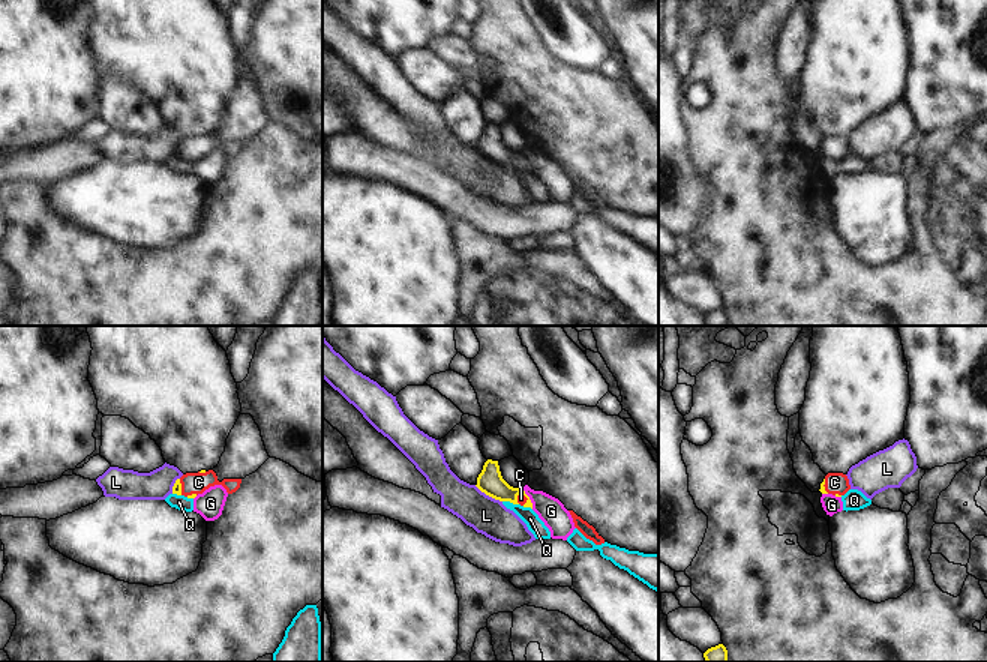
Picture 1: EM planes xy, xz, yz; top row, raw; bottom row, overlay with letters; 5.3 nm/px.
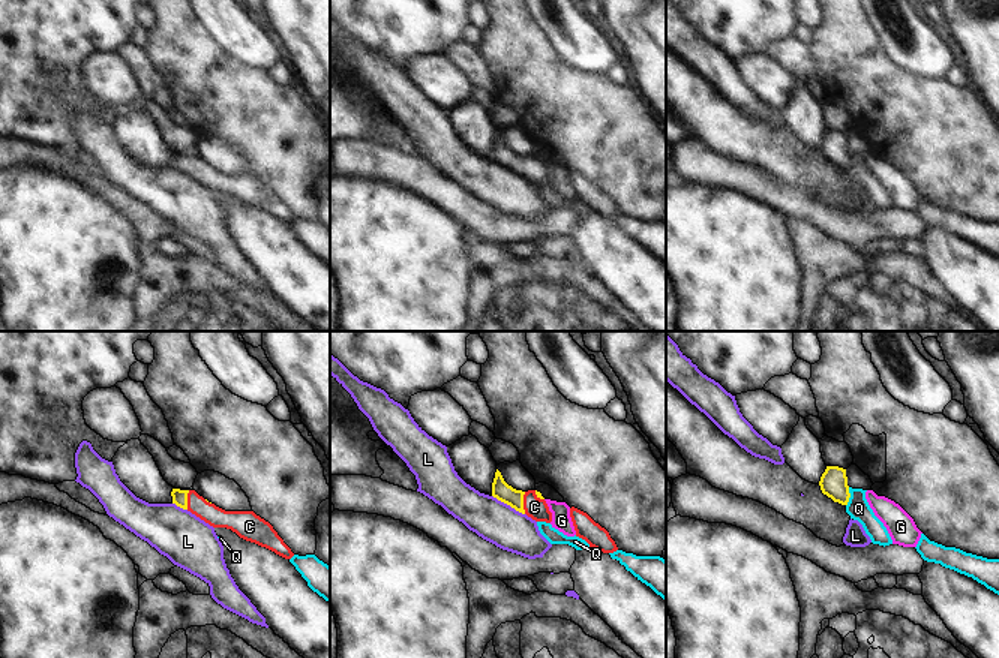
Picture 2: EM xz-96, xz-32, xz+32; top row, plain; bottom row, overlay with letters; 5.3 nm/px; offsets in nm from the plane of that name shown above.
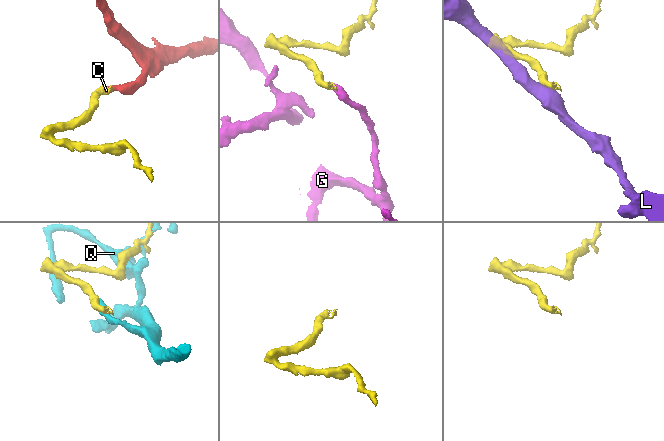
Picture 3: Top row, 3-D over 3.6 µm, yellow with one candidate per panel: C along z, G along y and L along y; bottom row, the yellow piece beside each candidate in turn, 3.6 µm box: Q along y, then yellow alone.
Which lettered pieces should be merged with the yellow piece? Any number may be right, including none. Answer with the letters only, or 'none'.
C

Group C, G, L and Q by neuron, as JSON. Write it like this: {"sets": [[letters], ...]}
{"sets": [["C"], ["G"], ["L"], ["Q"]]}

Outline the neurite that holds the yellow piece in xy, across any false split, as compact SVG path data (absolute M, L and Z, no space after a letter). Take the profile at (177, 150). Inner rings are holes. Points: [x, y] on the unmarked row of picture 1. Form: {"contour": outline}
{"contour": "M201 134L198 137L186 137L177 143L172 150L172 158L195 162L198 158L202 158L206 153L214 149L222 149L228 158L232 158L240 152L240 147L242 143L224 143L219 146L213 134Z"}

